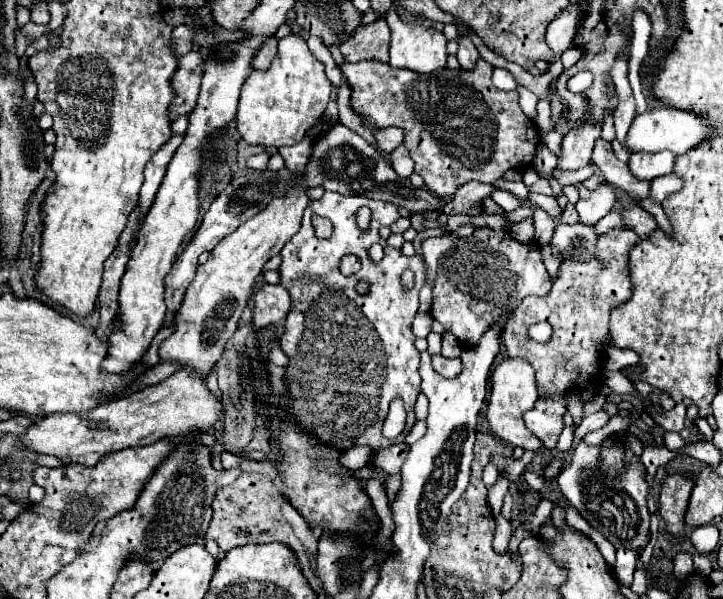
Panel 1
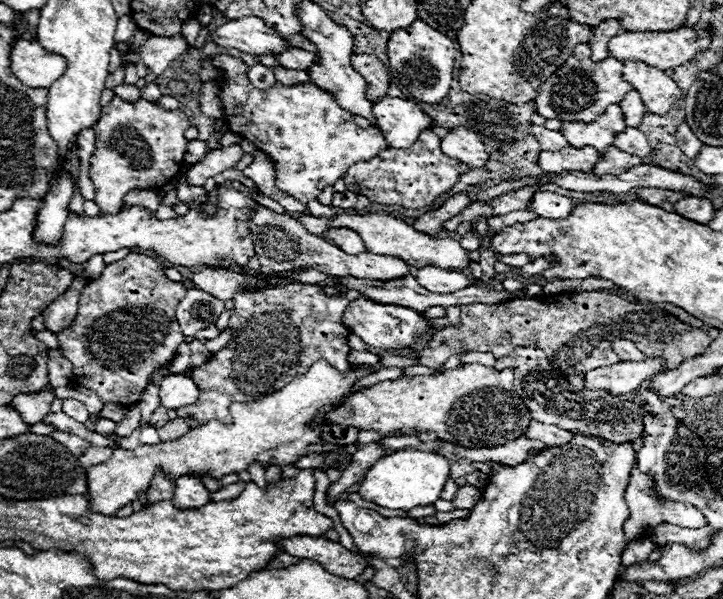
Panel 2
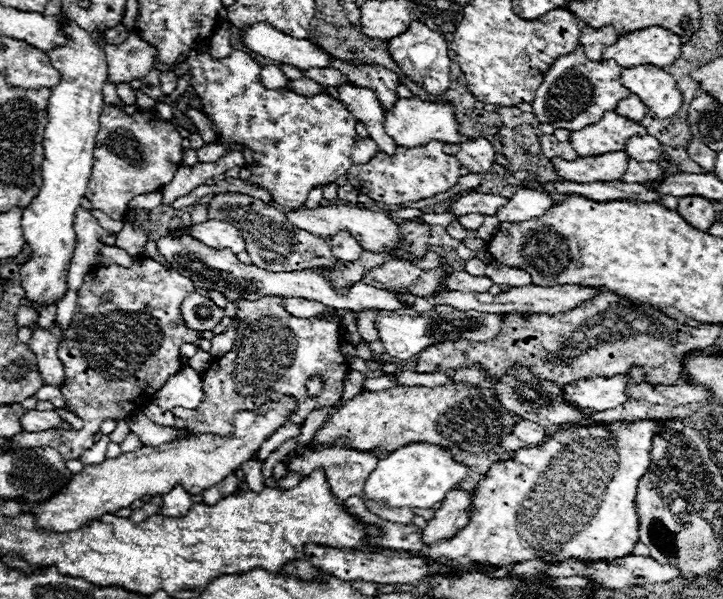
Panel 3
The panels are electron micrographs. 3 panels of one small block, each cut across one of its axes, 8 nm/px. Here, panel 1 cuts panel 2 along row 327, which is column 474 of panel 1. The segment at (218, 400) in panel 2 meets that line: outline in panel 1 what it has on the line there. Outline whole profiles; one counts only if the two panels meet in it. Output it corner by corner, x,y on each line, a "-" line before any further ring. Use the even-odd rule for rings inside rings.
476,228
472,236
458,238
454,242
454,248
440,260
438,278
434,282
434,302
432,302
432,316
448,328
464,346
474,346
476,338
484,334
484,326
492,322
492,318
498,318
504,312
512,312
518,302
530,294
544,296
548,294
552,282
544,268
544,262
538,252
538,244
520,244
512,238
506,230
492,230
492,228

